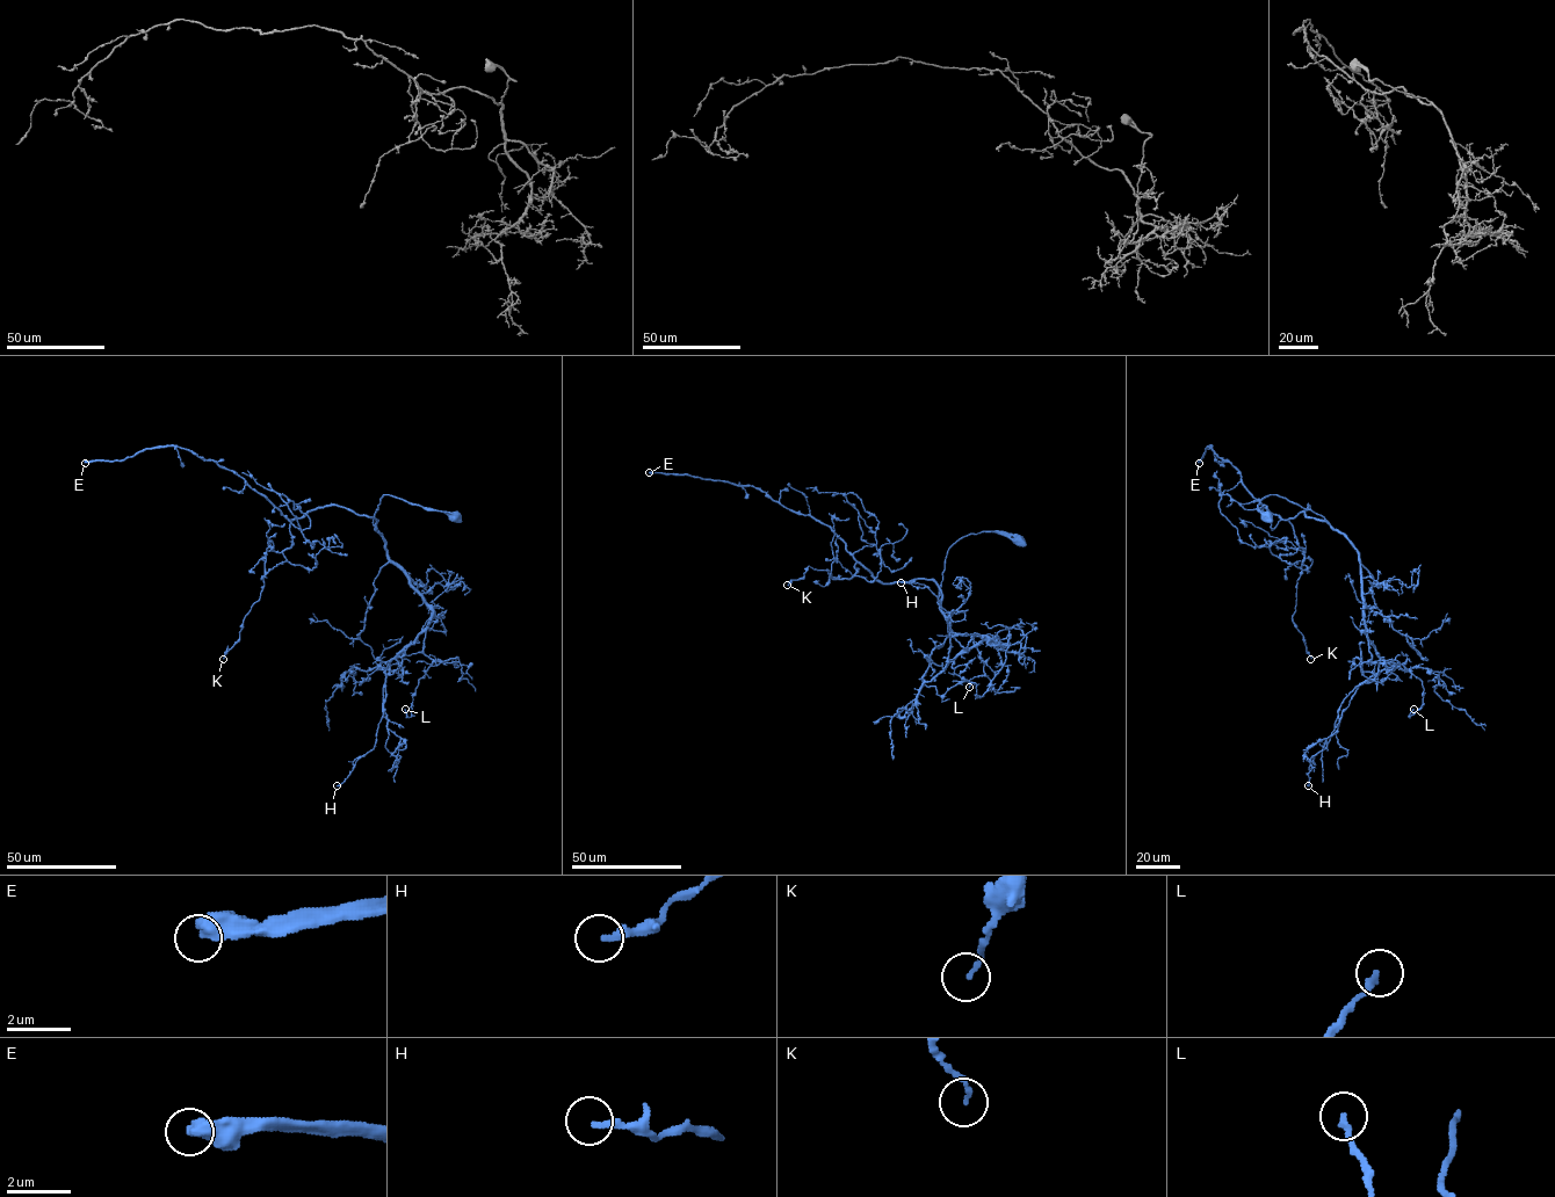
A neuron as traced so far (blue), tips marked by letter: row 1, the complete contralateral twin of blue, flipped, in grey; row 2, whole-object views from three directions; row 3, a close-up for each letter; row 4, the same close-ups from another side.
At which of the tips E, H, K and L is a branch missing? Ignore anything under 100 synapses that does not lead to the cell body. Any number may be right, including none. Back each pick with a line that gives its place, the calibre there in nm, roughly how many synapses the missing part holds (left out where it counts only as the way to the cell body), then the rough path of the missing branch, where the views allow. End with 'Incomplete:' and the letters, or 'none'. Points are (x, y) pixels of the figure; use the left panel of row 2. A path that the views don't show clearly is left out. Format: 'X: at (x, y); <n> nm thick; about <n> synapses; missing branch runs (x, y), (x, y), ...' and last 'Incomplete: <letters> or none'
E: at (85, 463); 550 nm thick; about 250 synapses
Incomplete: E

